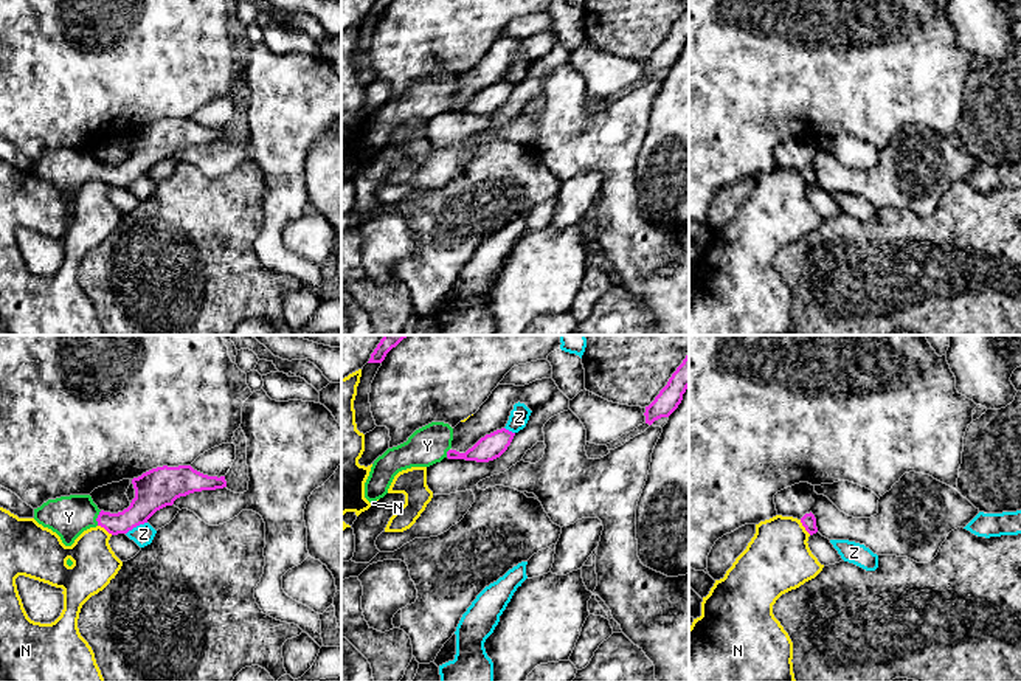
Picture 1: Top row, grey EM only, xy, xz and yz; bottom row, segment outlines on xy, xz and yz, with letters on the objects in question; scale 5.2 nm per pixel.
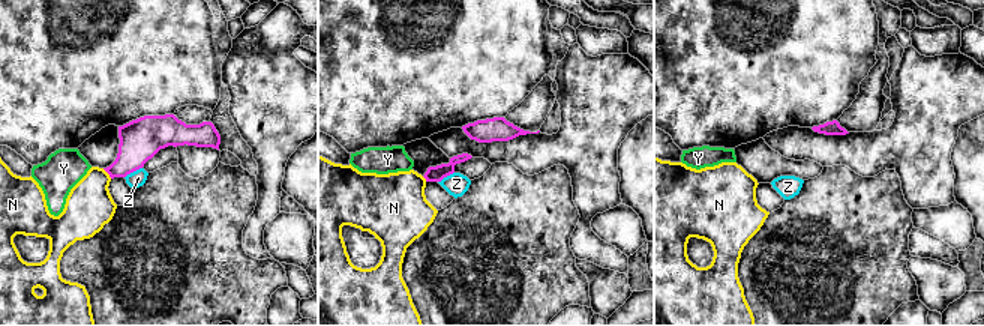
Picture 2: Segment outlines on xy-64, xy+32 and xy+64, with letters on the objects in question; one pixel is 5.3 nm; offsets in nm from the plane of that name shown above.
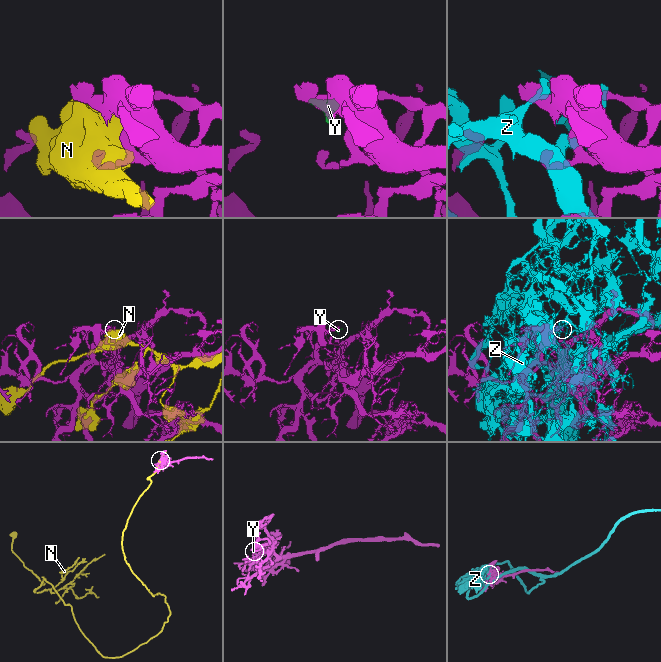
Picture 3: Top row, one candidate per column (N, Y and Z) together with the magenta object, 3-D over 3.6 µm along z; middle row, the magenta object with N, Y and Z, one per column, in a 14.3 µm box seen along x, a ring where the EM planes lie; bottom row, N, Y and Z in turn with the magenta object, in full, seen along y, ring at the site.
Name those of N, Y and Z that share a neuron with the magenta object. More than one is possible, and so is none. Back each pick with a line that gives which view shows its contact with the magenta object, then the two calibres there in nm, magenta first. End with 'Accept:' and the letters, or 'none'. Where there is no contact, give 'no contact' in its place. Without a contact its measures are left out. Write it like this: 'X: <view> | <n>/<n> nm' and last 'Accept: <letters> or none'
Y: xy | 140/220 nm
Accept: Y

